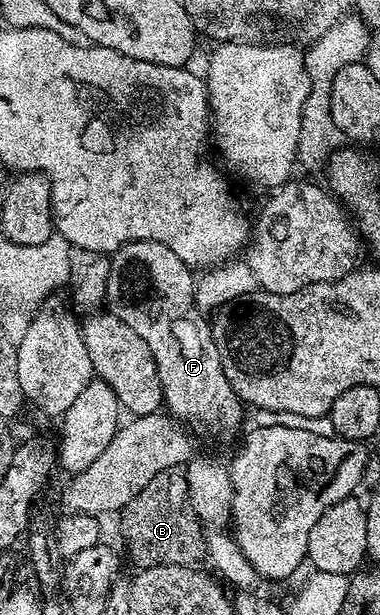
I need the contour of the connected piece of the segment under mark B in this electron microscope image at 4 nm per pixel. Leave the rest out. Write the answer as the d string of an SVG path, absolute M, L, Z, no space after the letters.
M184 470L163 471L152 477L146 487L143 487L134 499L120 510L119 518L121 518L121 535L129 542L129 551L133 554L134 561L138 563L136 565L138 568L158 567L168 563L187 567L200 564L200 559L206 558L207 535L205 531L200 531L202 528L192 512Z

